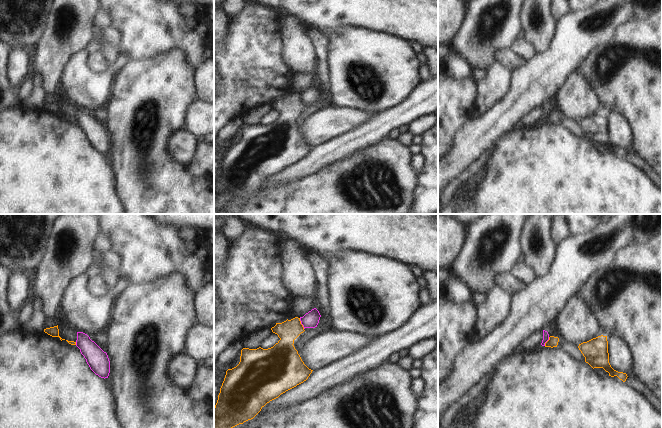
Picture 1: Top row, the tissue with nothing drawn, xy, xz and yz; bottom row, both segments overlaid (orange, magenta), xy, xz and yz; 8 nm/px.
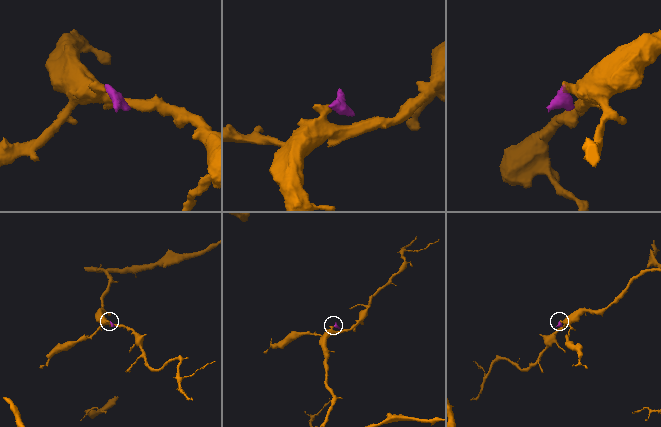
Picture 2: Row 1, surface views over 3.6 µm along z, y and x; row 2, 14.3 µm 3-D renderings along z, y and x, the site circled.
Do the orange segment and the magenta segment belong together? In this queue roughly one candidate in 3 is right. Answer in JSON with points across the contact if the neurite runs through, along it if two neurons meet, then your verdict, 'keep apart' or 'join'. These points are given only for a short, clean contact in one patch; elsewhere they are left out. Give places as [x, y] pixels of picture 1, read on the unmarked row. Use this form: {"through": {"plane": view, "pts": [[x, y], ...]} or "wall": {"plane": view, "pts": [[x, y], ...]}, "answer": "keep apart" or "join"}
{"wall": {"plane": "xz", "pts": [[299, 94], [304, 104]]}, "answer": "keep apart"}

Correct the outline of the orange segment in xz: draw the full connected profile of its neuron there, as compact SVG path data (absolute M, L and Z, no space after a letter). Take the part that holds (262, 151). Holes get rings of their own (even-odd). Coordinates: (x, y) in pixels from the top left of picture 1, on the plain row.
M300 94L276 99L271 106L280 114L273 123L243 124L239 140L226 147L214 183L214 214L227 212L229 205L253 195L267 179L303 159L312 149L313 146L304 140L293 121L294 116L305 107Z

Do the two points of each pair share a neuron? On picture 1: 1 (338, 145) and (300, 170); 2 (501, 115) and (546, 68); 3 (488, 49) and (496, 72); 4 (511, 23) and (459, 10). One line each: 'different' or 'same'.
1: same
2: same
3: different
4: different

